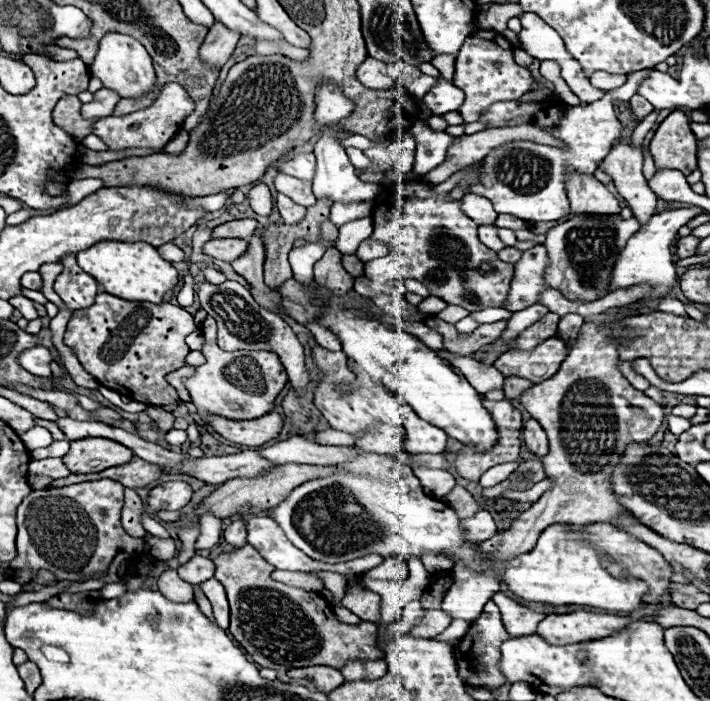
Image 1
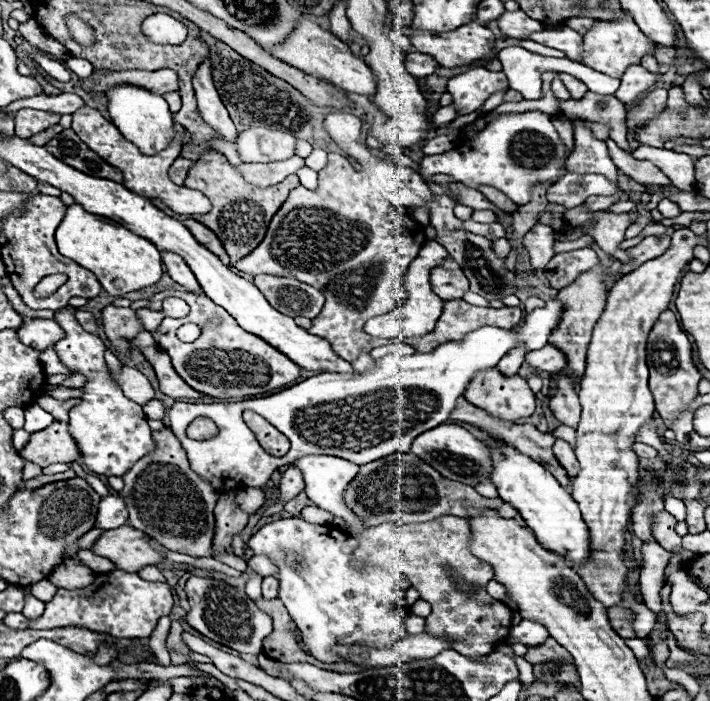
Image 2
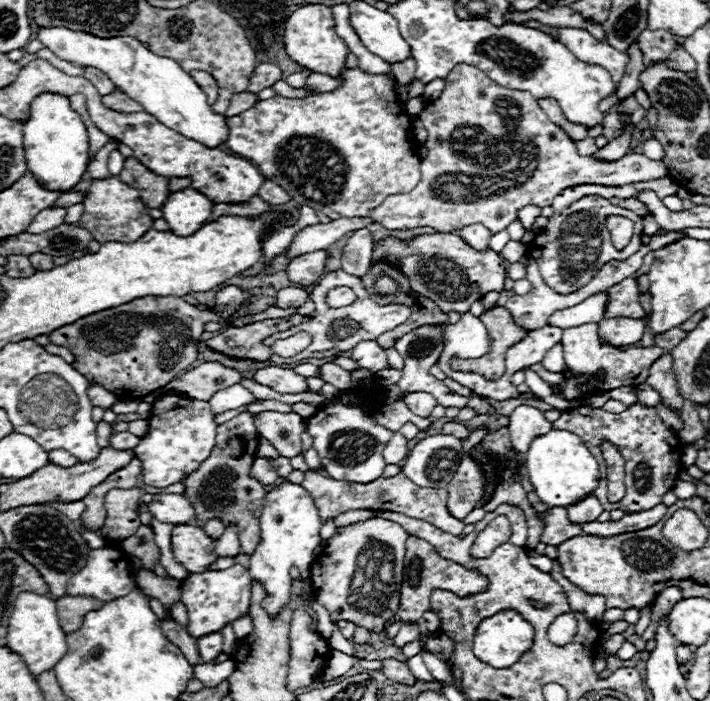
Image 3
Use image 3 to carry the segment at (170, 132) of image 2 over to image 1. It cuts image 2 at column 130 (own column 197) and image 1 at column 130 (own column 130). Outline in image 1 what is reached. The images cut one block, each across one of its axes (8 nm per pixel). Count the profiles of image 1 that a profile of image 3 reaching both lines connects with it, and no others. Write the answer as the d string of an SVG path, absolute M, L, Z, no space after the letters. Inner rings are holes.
M106 34L100 40L96 58L90 66L92 76L100 78L104 88L110 88L112 92L118 92L120 98L140 98L146 96L154 90L154 82L156 82L156 72L152 66L152 60L146 52L146 48L134 40L132 36L126 34Z

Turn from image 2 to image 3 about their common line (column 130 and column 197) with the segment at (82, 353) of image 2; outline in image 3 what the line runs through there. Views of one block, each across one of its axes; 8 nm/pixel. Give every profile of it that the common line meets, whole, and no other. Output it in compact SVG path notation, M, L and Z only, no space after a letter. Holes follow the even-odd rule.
M166 394L156 400L148 418L148 434L134 448L136 458L142 462L142 480L148 486L166 488L176 484L188 472L194 472L204 462L216 444L216 422L208 402L184 398L180 394Z

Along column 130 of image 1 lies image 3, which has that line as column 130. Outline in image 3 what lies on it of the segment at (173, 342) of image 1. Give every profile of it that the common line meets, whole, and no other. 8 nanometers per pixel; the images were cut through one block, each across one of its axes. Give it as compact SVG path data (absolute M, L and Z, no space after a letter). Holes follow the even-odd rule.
M144 296L130 304L84 316L52 332L48 340L56 346L66 346L74 354L72 368L84 374L90 384L96 382L108 392L124 390L134 396L148 396L178 378L196 360L196 340L210 320L222 322L216 314L198 310L178 296Z

